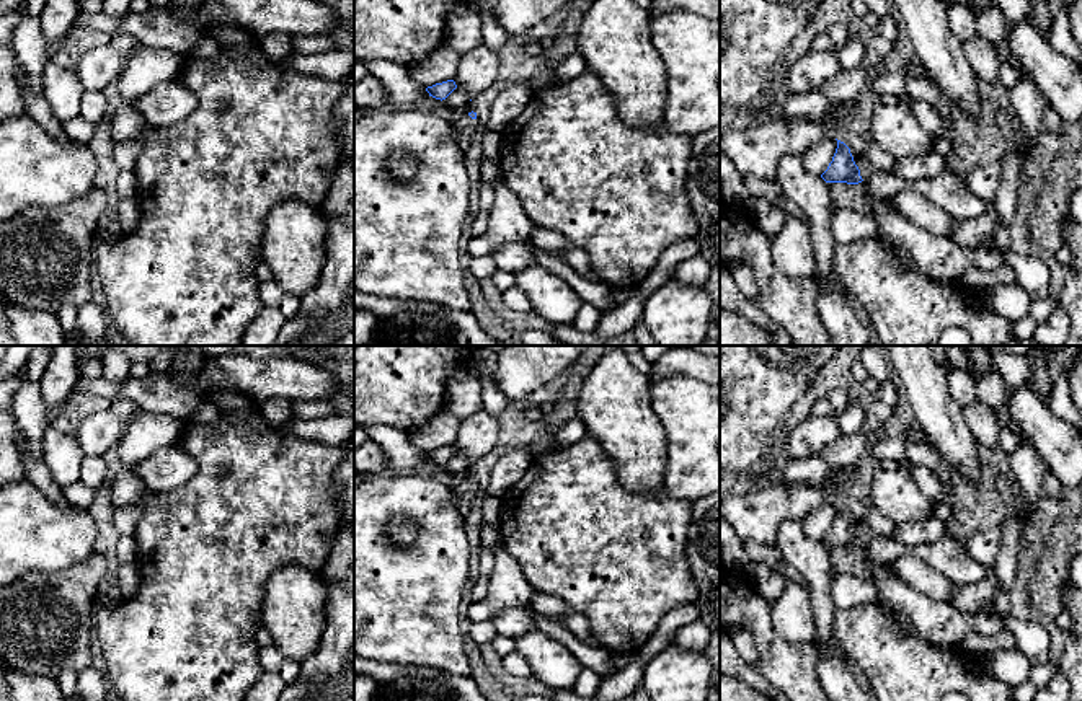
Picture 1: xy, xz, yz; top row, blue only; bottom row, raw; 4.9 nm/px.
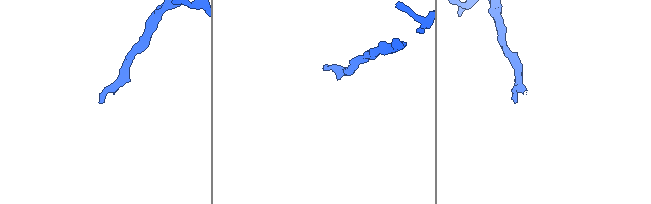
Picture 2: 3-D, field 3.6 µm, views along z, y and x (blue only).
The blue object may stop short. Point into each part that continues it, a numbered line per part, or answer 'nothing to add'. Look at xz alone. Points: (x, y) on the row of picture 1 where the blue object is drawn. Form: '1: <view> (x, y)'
1: xz (462, 131)

